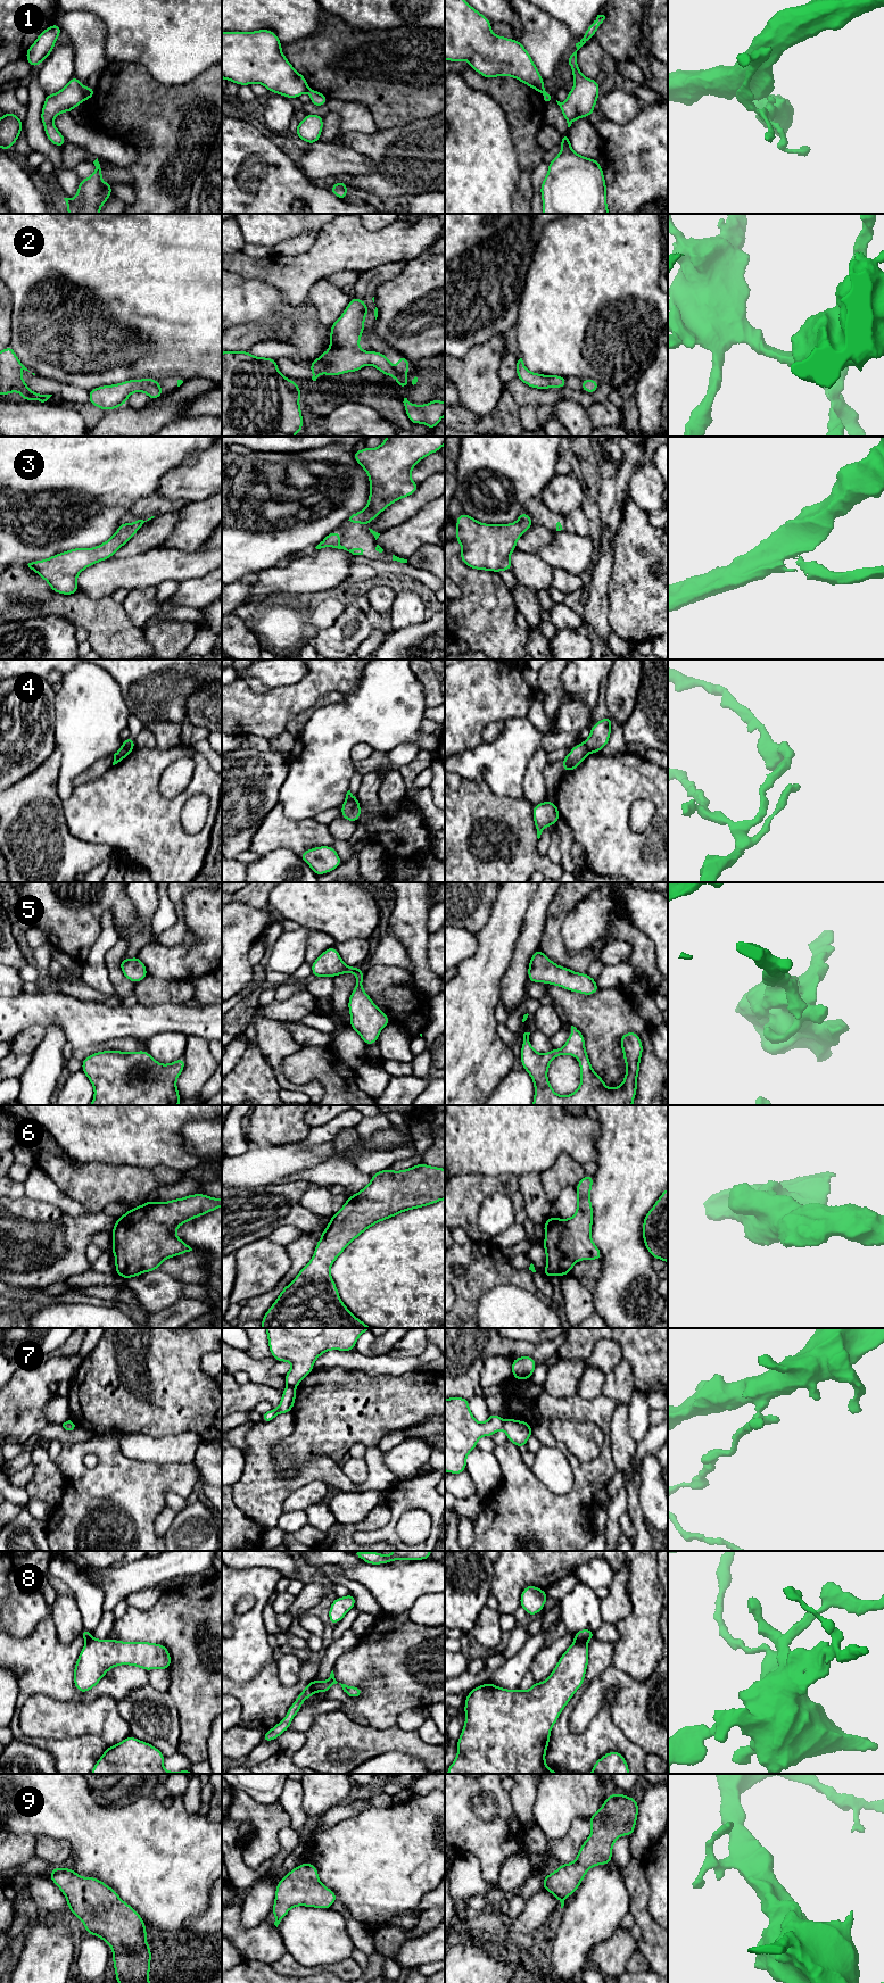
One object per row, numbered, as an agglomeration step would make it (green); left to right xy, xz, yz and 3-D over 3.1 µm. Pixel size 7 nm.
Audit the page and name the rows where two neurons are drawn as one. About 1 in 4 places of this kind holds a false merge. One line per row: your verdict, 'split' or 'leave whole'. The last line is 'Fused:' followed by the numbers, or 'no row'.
1: split
2: leave whole
3: leave whole
4: split
5: leave whole
6: leave whole
7: split
8: split
9: leave whole
Fused: 1, 4, 7, 8

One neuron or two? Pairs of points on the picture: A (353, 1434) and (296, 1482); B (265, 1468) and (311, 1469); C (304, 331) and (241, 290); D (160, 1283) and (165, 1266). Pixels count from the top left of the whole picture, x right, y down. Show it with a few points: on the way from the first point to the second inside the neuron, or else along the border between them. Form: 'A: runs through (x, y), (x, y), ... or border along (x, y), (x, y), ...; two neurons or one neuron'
A: border along (337, 1463), (327, 1455), (315, 1455), (302, 1466); two neurons
B: runs through (273, 1480), (298, 1480); one neuron
C: runs through (291, 314), (258, 301); one neuron
D: border along (158, 1269), (186, 1284); two neurons

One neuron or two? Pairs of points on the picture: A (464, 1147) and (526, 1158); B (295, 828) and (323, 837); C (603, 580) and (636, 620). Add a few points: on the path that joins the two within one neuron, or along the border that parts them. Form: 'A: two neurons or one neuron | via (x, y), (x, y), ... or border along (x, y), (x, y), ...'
A: one neuron | via (479, 1147), (511, 1147)
B: one neuron | via (302, 835), (316, 835)
C: two neurons | border along (613, 559), (608, 586), (608, 613)

